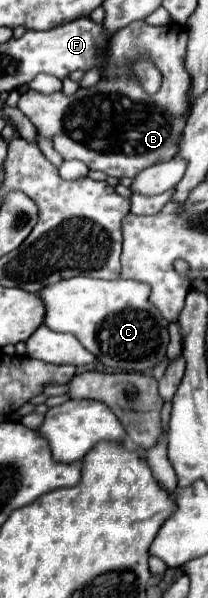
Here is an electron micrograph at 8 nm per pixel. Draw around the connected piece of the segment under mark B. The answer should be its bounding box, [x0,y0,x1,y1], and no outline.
[17,20,191,178]

